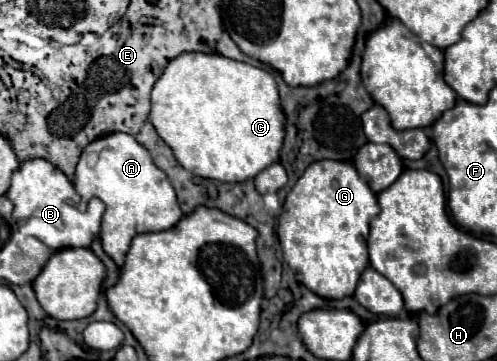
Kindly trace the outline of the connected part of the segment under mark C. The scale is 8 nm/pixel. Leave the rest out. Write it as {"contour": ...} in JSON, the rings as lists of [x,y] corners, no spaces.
{"contour":[[[184,52],[168,62],[151,92],[150,123],[194,176],[244,182],[278,160],[284,112],[272,74],[220,54]]]}

